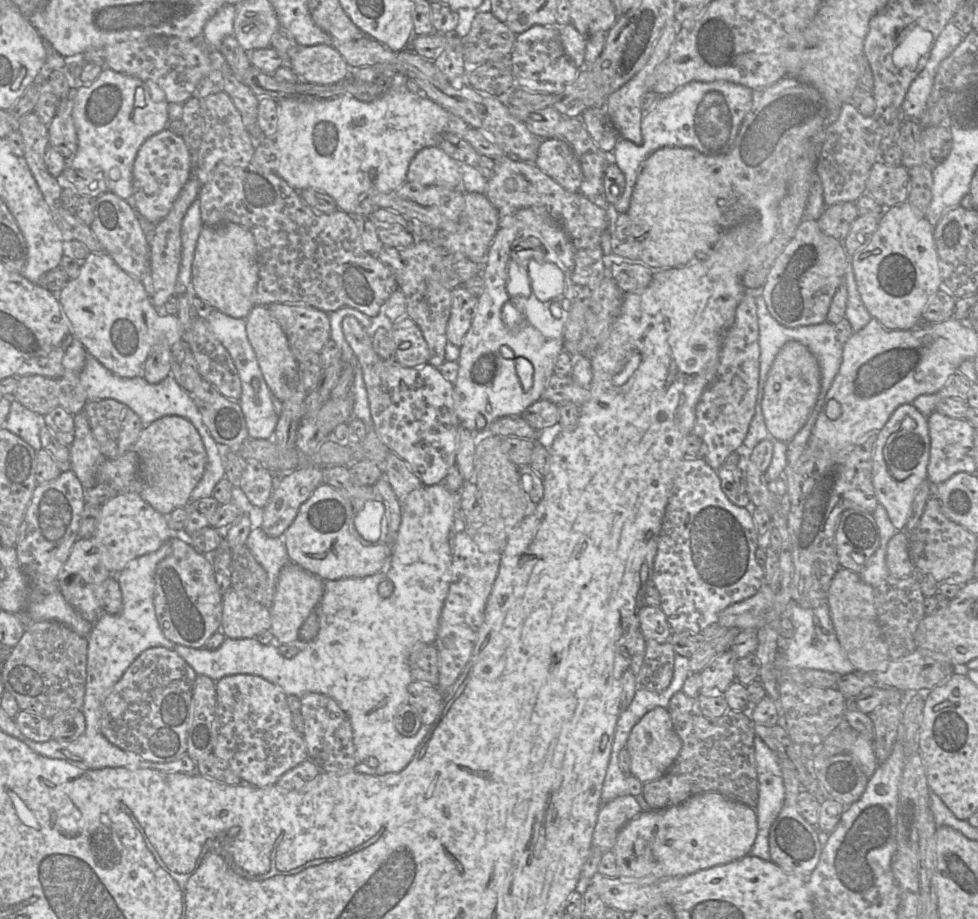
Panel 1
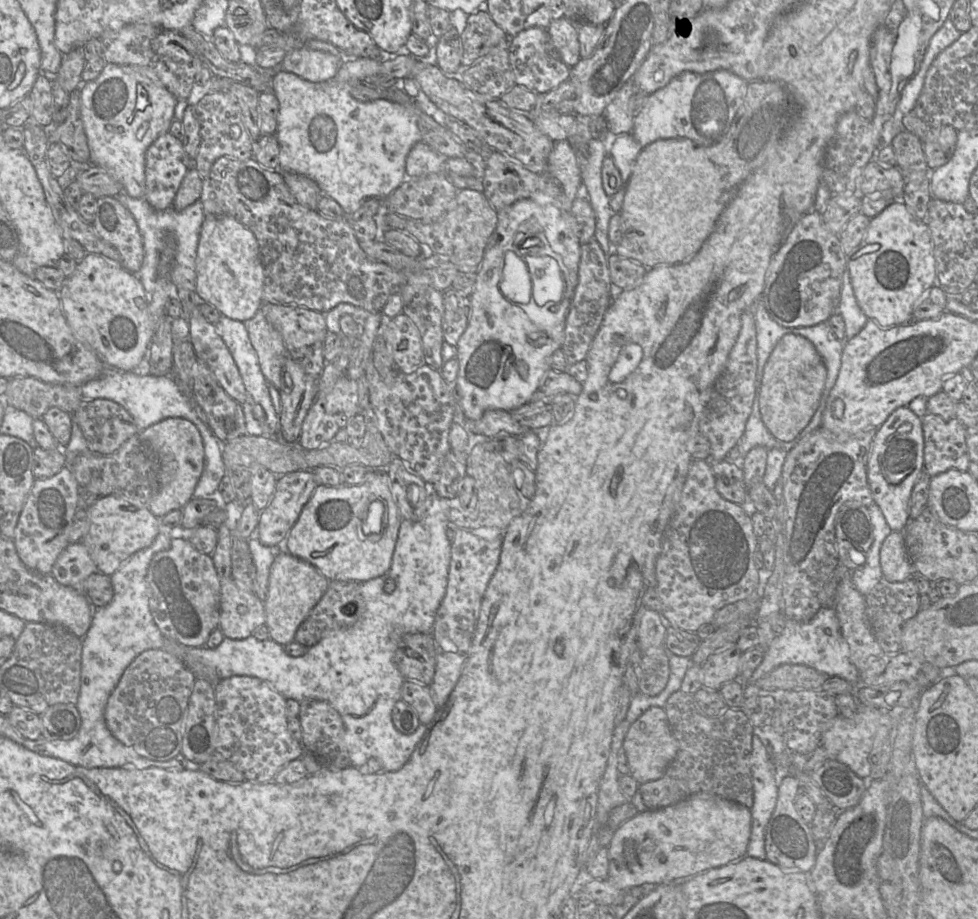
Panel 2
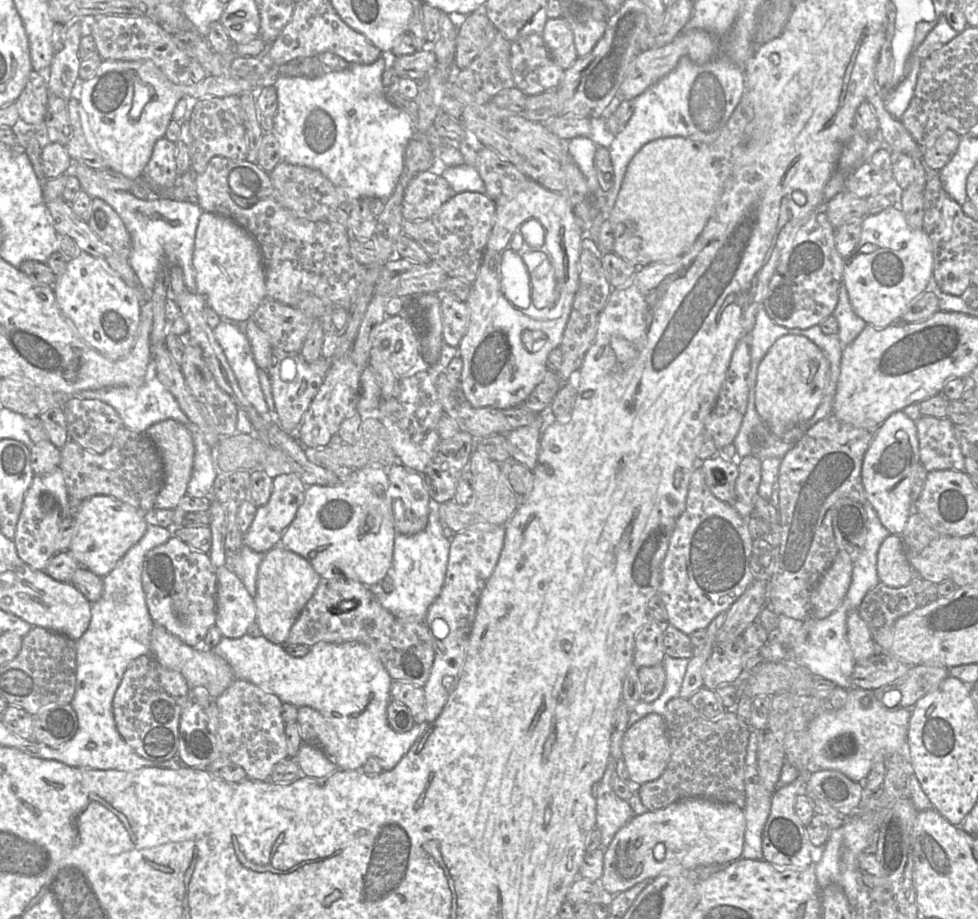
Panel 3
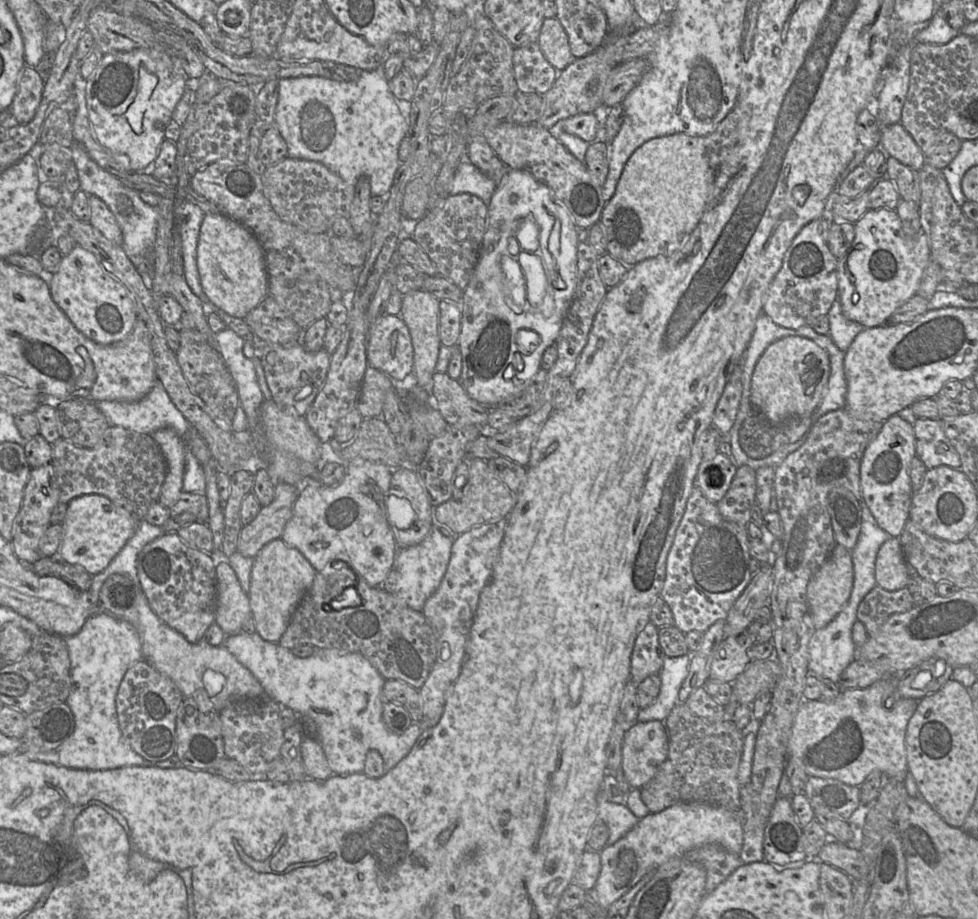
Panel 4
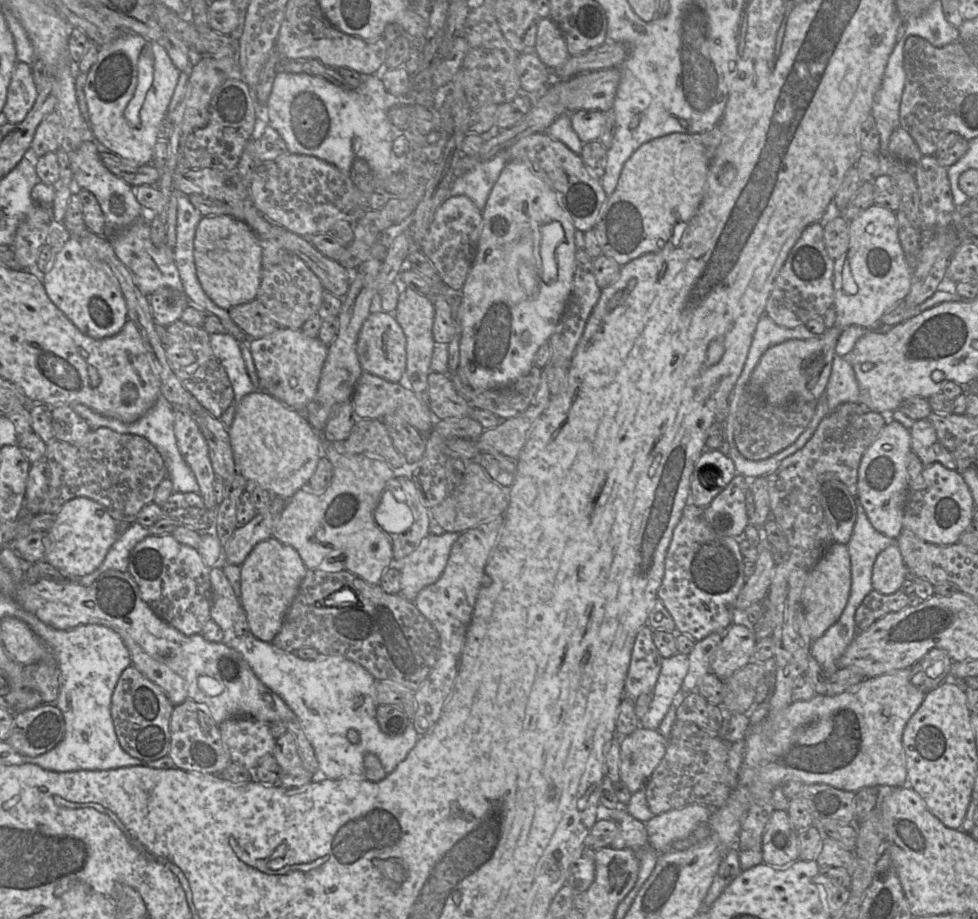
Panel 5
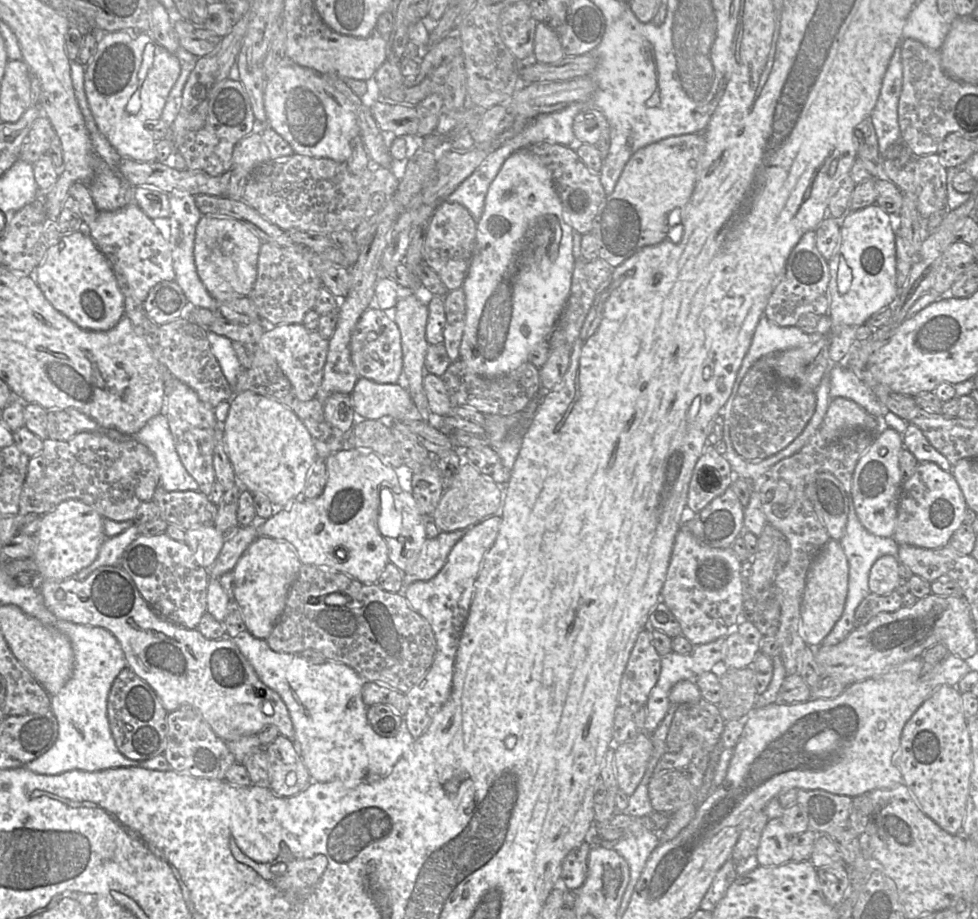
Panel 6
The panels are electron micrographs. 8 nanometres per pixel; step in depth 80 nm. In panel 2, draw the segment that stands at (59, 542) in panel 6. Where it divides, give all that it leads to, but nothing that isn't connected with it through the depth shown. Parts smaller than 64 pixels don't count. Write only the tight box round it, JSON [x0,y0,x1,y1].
[79,496,160,575]

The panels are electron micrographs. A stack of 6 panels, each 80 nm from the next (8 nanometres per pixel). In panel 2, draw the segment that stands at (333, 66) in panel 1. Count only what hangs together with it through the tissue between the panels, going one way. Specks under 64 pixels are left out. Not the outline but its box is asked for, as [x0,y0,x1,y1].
[280,46,343,82]

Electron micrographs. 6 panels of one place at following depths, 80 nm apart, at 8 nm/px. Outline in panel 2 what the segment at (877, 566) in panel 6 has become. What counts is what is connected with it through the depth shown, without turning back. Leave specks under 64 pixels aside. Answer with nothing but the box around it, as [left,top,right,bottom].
[880,531,911,582]

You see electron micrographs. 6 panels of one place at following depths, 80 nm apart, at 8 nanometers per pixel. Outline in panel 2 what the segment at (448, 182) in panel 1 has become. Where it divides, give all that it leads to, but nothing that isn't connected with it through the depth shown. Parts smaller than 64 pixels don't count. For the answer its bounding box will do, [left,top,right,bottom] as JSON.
[406,141,447,178]

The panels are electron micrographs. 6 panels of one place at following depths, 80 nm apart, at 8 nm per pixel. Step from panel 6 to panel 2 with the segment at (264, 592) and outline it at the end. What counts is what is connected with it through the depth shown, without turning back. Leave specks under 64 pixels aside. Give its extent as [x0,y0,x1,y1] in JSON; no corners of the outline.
[263,551,329,646]

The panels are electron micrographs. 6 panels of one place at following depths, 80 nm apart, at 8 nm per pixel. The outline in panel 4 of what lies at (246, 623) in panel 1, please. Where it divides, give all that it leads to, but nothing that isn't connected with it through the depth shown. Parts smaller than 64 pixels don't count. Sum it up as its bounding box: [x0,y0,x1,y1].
[215,562,252,636]

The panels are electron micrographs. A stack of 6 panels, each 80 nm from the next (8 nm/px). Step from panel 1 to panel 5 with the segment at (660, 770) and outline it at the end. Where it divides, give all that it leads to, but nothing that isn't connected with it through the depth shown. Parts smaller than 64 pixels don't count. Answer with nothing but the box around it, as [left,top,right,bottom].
[619,726,667,793]

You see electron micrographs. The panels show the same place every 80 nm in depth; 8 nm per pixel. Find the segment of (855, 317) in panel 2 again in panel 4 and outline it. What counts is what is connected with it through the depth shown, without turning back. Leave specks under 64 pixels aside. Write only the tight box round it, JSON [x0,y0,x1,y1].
[827,296,865,352]

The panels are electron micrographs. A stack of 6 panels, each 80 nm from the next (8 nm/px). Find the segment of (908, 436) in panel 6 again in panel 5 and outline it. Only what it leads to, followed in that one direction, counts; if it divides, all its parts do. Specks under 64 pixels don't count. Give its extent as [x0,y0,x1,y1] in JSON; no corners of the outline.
[909,419,956,470]

